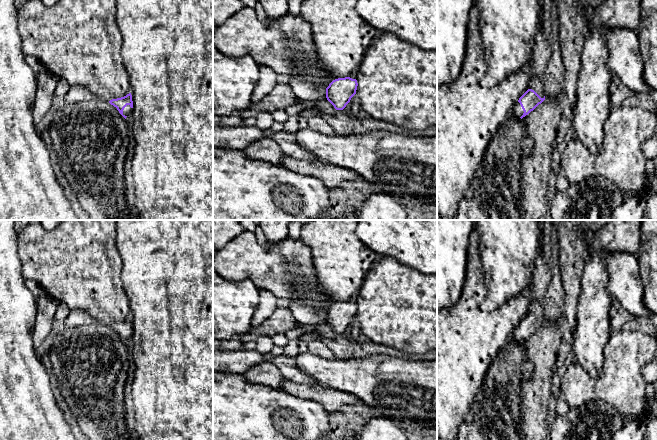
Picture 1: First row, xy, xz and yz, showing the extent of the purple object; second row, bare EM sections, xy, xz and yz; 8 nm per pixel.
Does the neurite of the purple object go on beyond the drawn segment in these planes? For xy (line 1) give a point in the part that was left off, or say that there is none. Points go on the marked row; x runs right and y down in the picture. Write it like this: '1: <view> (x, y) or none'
1: xy (127, 111)

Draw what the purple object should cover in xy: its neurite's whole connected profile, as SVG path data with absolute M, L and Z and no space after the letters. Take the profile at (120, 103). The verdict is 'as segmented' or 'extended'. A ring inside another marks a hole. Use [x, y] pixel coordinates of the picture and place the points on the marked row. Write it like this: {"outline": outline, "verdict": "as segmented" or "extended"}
{"outline": "M131 93L124 97L112 99L109 101L111 105L117 108L119 113L126 119L128 116L132 115L133 111L133 101Z", "verdict": "extended"}

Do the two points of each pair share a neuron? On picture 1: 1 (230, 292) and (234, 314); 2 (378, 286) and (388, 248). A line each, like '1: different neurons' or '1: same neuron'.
1: same neuron
2: different neurons

